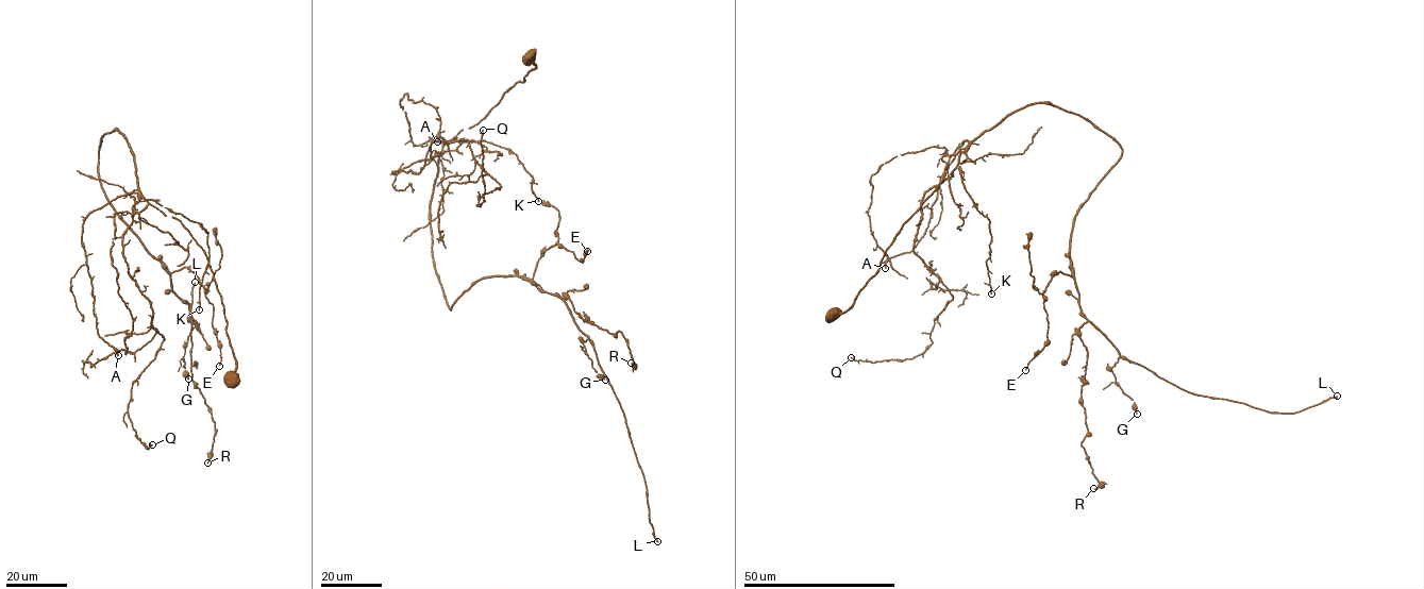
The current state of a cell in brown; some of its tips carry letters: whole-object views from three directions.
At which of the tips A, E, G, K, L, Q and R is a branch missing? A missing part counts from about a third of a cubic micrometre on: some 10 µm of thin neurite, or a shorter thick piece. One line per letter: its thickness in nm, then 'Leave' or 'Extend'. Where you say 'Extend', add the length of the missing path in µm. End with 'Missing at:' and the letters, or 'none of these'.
A: Thickness 280 nm. Leave
E: Thickness 150 nm. Leave
G: Thickness 220 nm. Leave
K: Thickness 200 nm. Leave
L: Thickness 280 nm. Leave
Q: Thickness 120 nm. Leave
R: Thickness 180 nm. Leave
Missing at: none of these

